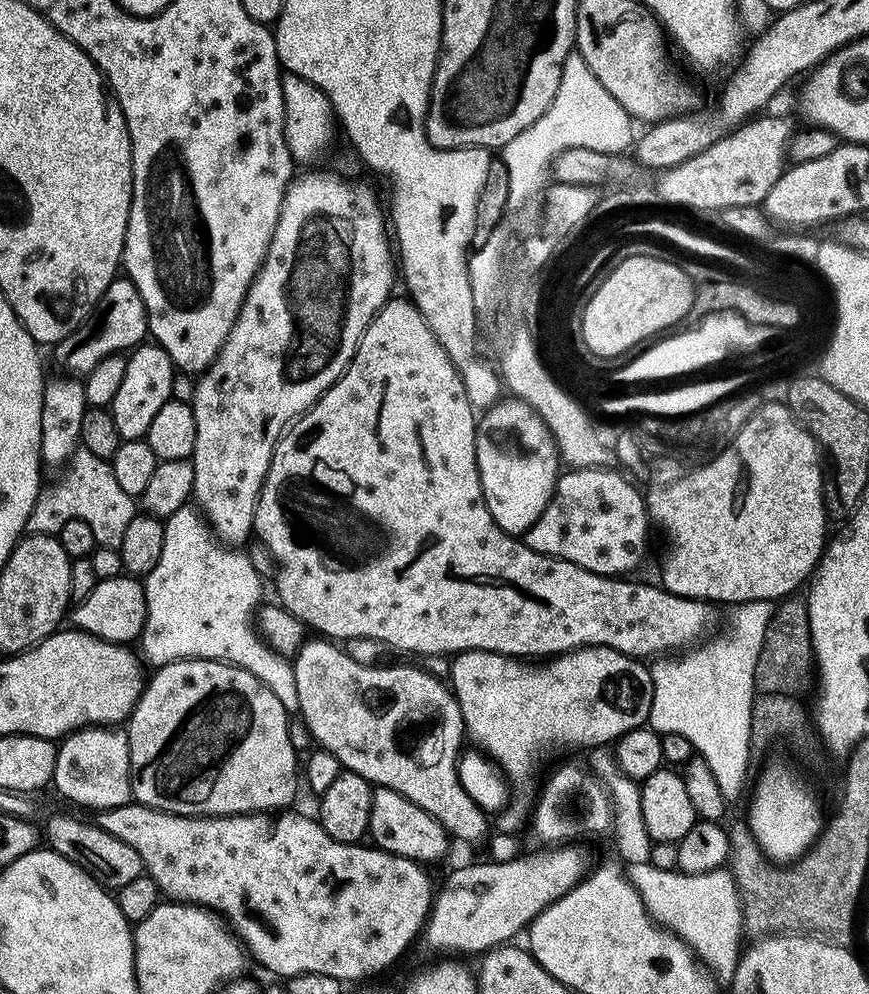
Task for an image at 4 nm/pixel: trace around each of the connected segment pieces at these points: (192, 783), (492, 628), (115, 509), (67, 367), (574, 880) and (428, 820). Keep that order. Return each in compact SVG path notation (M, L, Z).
M176 660L173 664L161 664L151 673L150 679L144 685L144 693L140 695L140 701L136 704L136 709L126 721L126 731L128 734L128 745L130 746L130 782L132 783L132 795L135 803L145 804L147 808L157 808L160 812L173 812L176 816L249 816L251 812L275 813L277 810L284 810L296 796L296 776L298 780L298 764L296 768L296 758L298 751L291 745L288 725L290 714L282 706L282 702L261 680L254 678L246 669L240 668L237 664L226 664L223 660Z
M397 298L389 299L388 303L382 306L382 310L379 314L372 319L370 326L362 334L360 345L354 354L354 358L348 363L348 369L323 392L313 408L309 408L308 411L303 412L300 417L292 421L292 423L284 429L284 433L280 435L280 440L276 444L276 449L272 455L272 461L268 467L268 473L264 479L260 497L256 499L256 522L254 532L259 540L269 547L269 552L275 560L276 573L274 584L276 584L277 594L280 595L279 603L285 610L297 616L311 631L313 628L313 630L316 631L313 633L323 634L333 641L347 642L358 638L378 639L388 644L388 647L396 652L397 650L400 652L417 652L420 656L446 655L445 657L447 657L449 654L465 652L466 650L486 650L487 652L497 652L503 656L514 656L517 658L532 658L528 656L544 656L540 658L551 658L560 655L562 652L575 652L578 648L613 648L621 652L623 656L635 656L637 658L648 658L644 656L652 656L651 658L660 658L665 654L680 654L685 650L691 650L697 647L705 638L711 637L713 633L717 631L717 609L713 607L711 603L702 600L691 600L685 596L676 596L672 592L667 592L663 586L656 585L655 588L652 584L635 584L632 578L600 576L597 572L586 570L582 566L578 566L569 560L542 554L538 550L531 548L529 544L525 544L523 539L517 538L513 533L501 530L498 526L498 522L494 522L494 518L490 514L488 504L484 501L484 491L480 485L480 471L478 470L478 462L476 461L477 409L472 407L470 398L466 394L466 386L462 382L462 378L458 374L454 362L450 362L450 354L446 354L446 350L442 350L442 342L438 342L438 338L432 333L430 326L426 322L426 318L422 318L422 314L417 310L411 299L396 299Z
M82 446L67 461L62 471L62 476L53 487L47 485L41 489L34 510L27 519L25 533L57 535L66 522L73 518L82 518L89 523L98 546L120 548L126 527L137 515L138 508L137 505L136 508L134 506L135 499L120 488L111 463L91 454Z
M127 278L112 280L100 300L99 307L101 324L93 332L86 333L87 331L85 331L79 337L81 340L73 348L68 342L55 345L54 352L60 355L65 373L87 374L90 370L94 370L94 366L98 366L98 362L102 362L102 358L127 353L145 343L146 337L149 335L148 315L146 314L146 306L142 302L142 294L138 294L132 280Z
M576 842L549 847L548 852L534 852L530 856L521 854L510 862L498 862L489 859L488 864L464 864L456 868L444 880L444 889L435 893L432 911L422 929L422 941L436 954L460 954L456 952L480 952L487 954L493 948L507 945L511 936L525 931L535 920L539 912L547 908L558 898L569 895L576 885L589 875L588 852Z
M379 786L372 790L372 809L368 823L370 840L377 848L390 854L398 854L402 858L410 858L417 862L424 860L440 860L448 852L450 837L448 831L434 817L426 814L422 806L410 802L398 790L390 790Z

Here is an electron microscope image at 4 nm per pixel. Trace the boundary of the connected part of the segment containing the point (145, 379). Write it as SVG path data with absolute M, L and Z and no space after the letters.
M159 346L148 347L137 347L127 357L126 378L122 378L122 386L118 386L118 394L110 405L121 441L141 439L147 433L150 422L154 422L154 414L158 414L158 410L162 410L162 406L173 395L174 365L171 358Z

